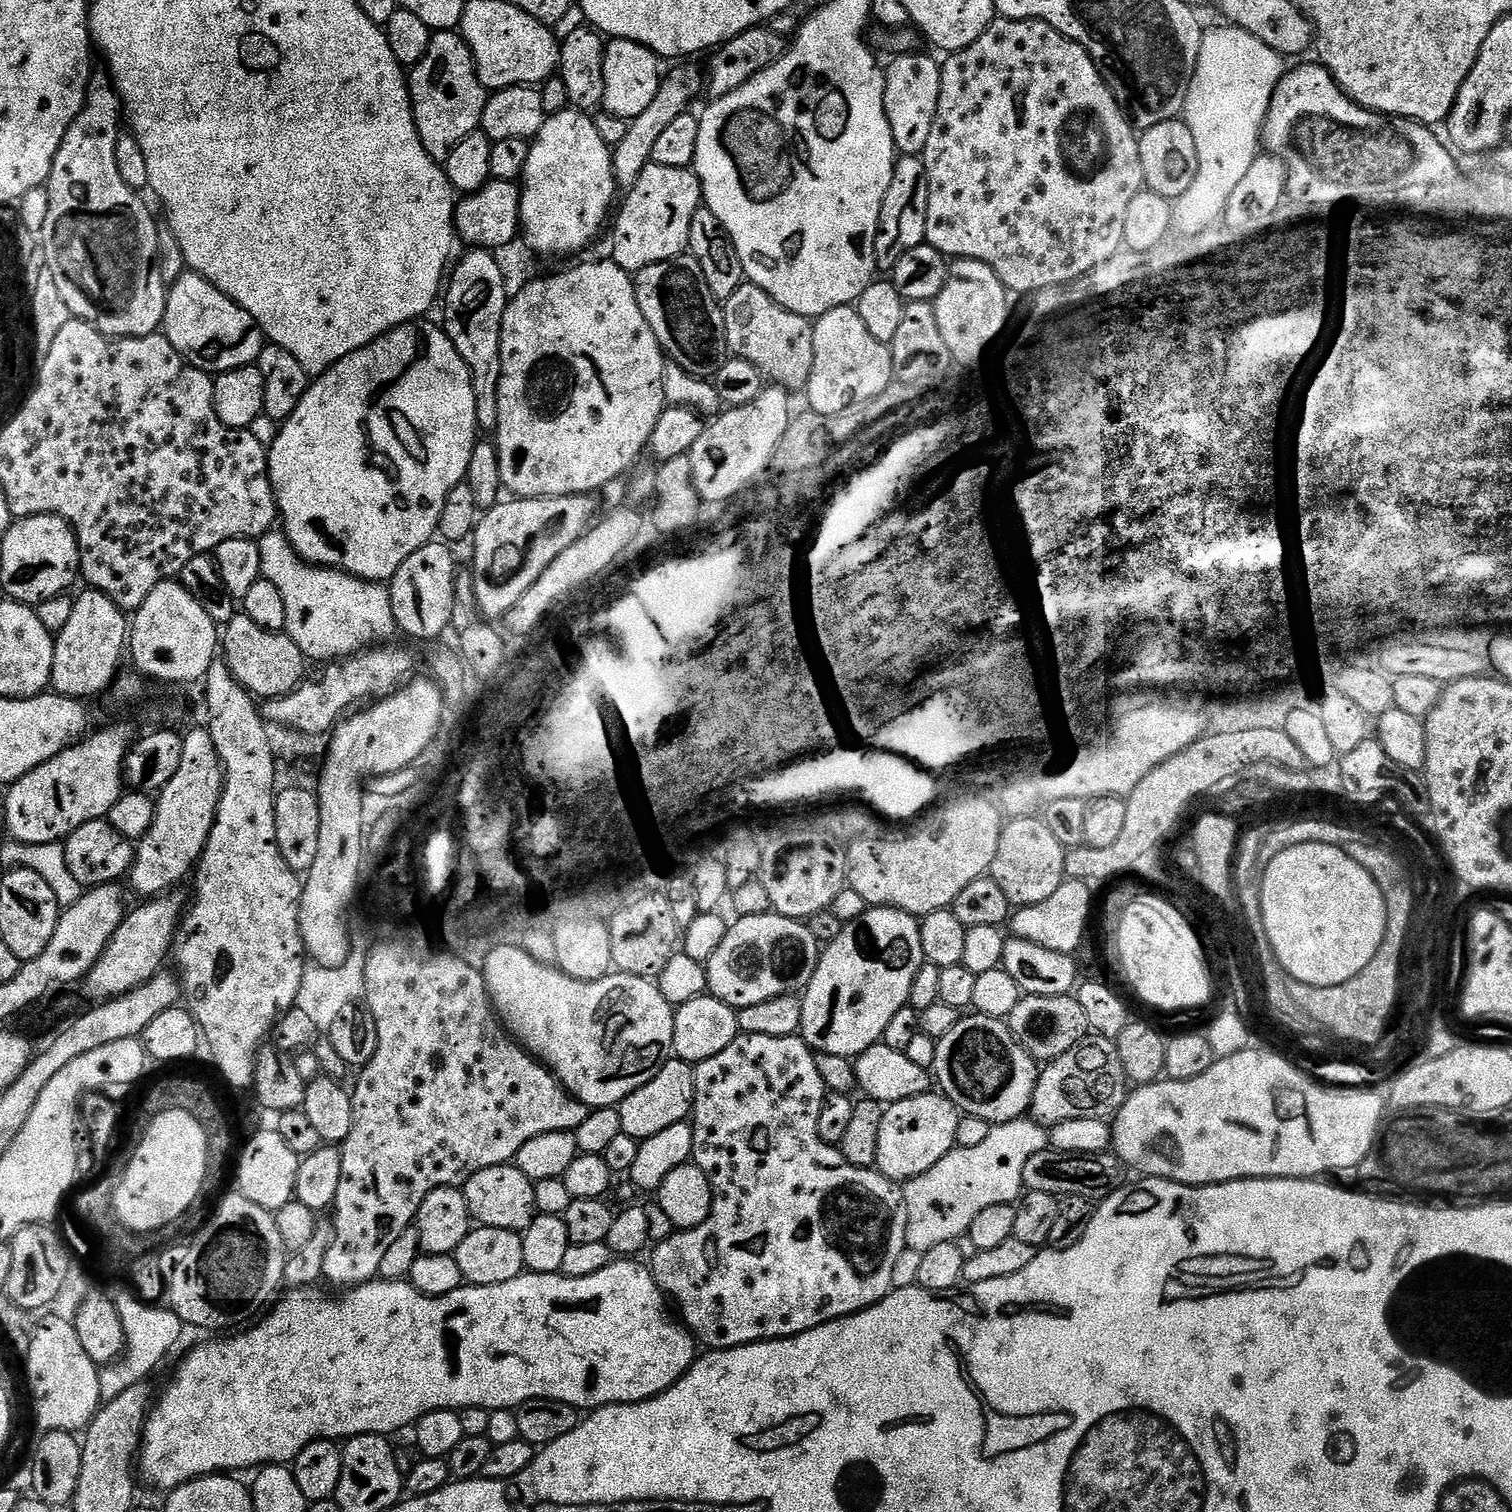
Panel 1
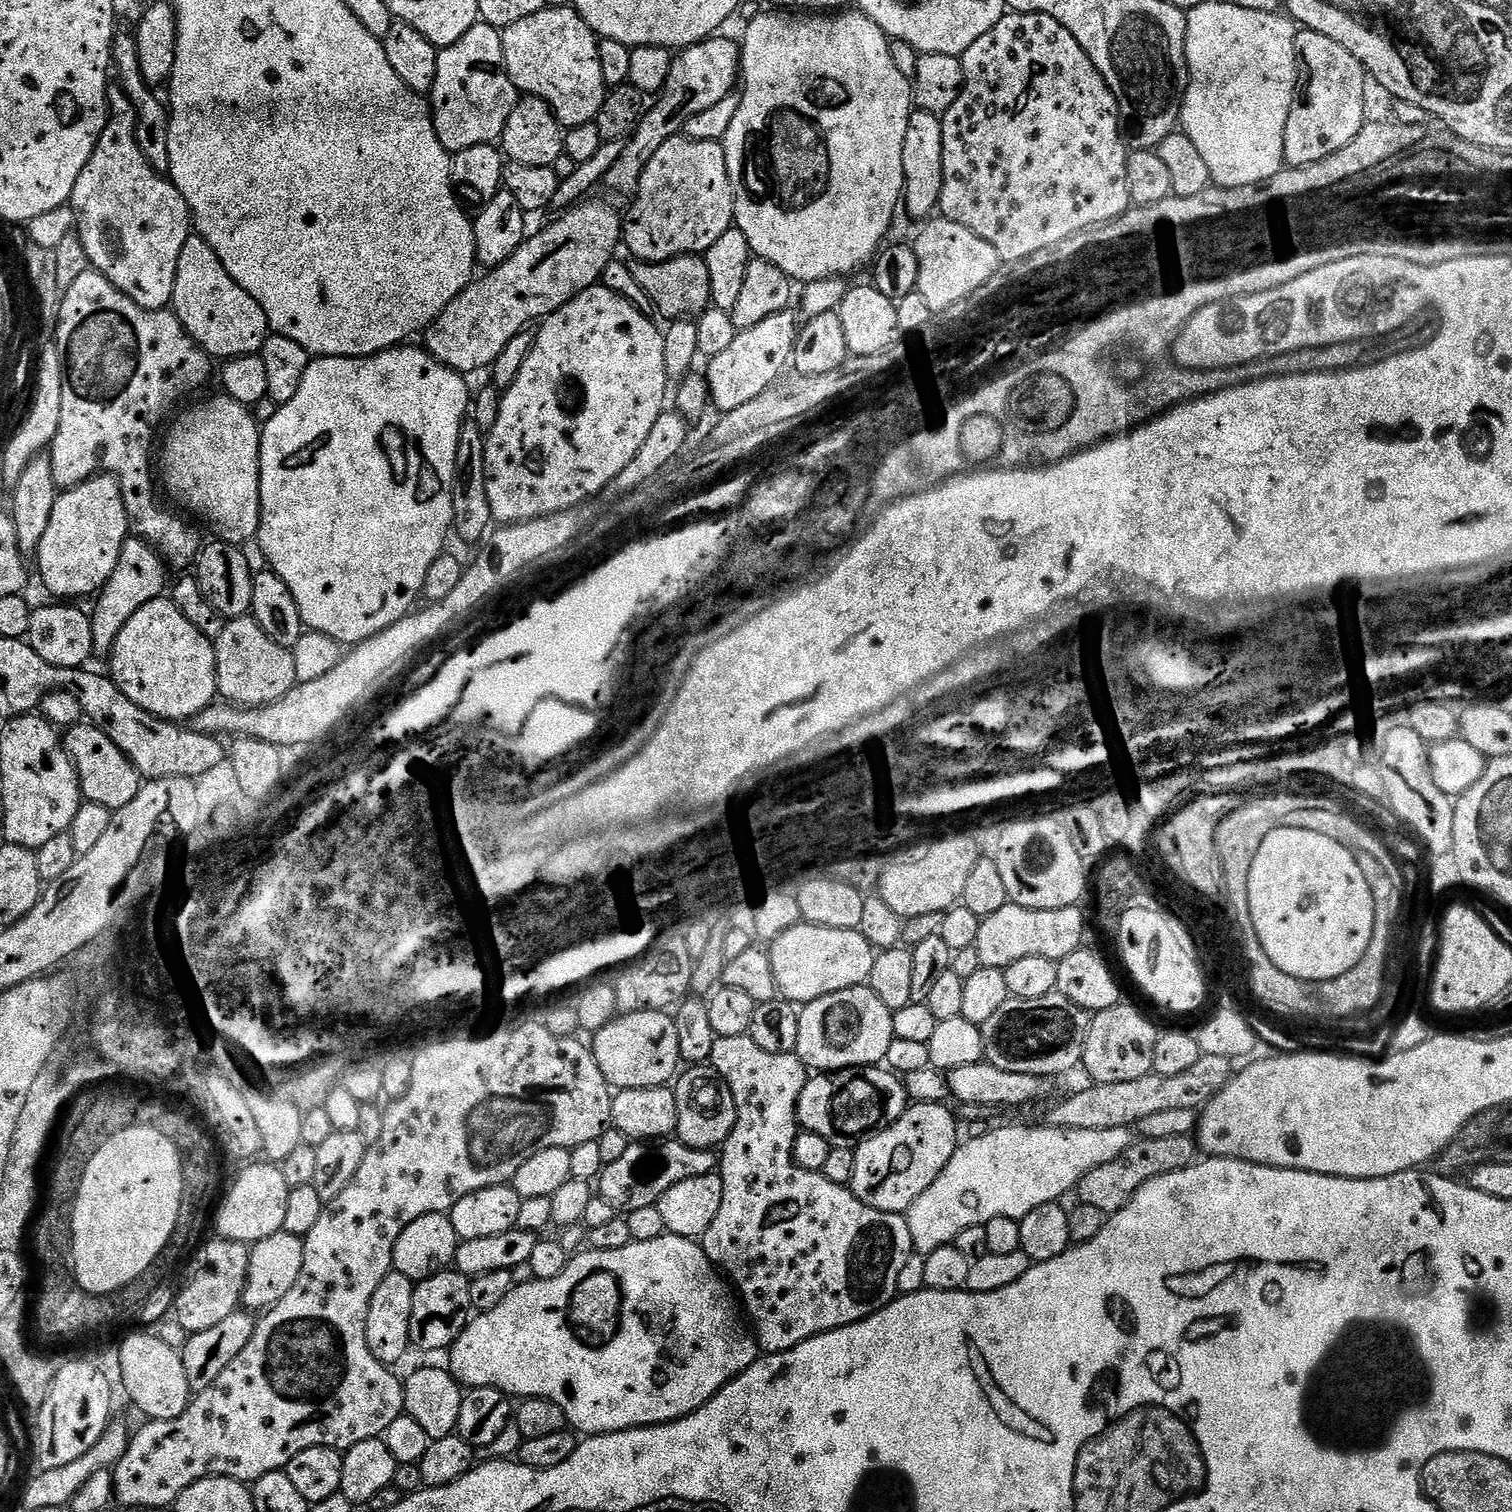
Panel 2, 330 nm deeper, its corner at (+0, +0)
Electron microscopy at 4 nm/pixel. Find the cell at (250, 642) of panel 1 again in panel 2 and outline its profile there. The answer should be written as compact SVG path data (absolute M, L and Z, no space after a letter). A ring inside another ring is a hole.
M251 615L229 619L214 641L216 649L216 690L229 704L260 708L282 698L298 681L291 648L278 646Z

